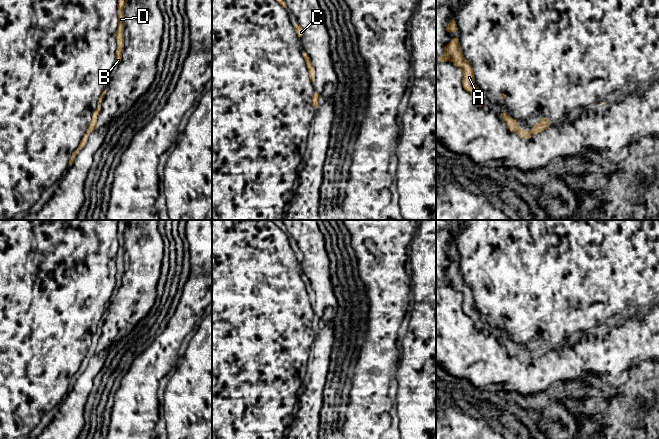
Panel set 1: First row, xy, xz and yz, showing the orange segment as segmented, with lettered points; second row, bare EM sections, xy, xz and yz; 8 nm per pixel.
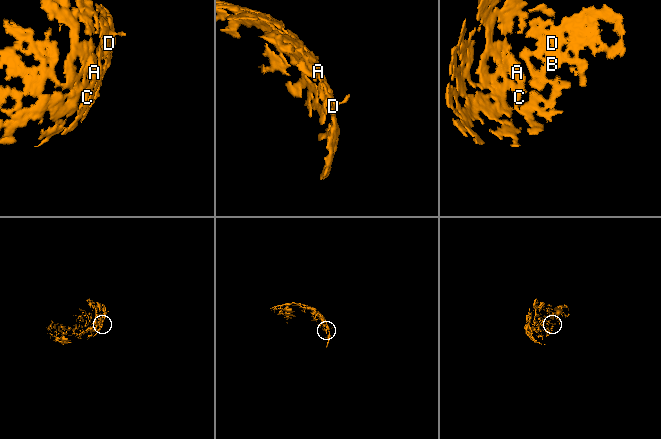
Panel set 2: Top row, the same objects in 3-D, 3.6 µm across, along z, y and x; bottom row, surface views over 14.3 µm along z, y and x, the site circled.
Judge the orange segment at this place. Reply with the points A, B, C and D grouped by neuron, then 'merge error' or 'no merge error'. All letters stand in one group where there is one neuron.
A B C D; no merge error

